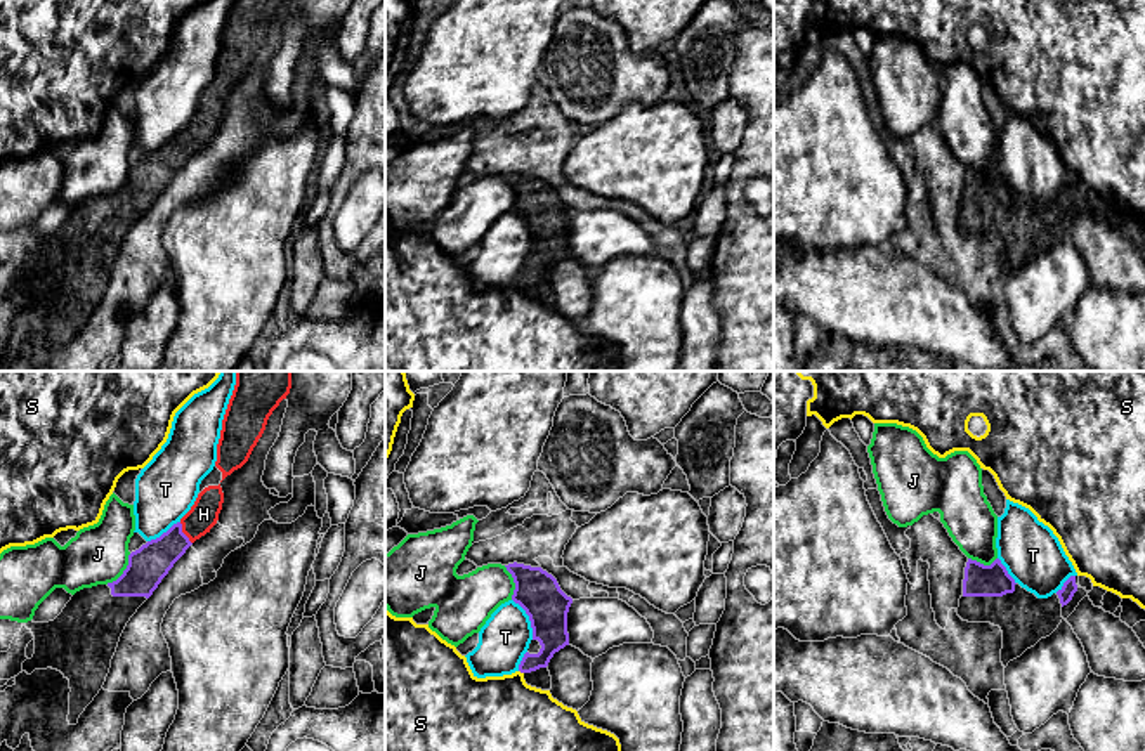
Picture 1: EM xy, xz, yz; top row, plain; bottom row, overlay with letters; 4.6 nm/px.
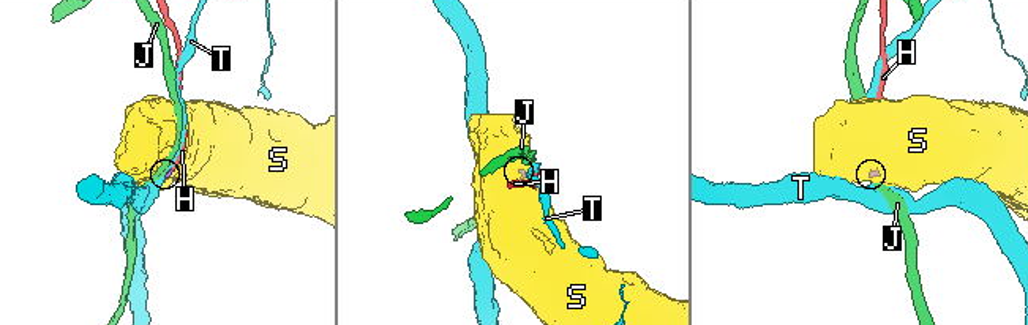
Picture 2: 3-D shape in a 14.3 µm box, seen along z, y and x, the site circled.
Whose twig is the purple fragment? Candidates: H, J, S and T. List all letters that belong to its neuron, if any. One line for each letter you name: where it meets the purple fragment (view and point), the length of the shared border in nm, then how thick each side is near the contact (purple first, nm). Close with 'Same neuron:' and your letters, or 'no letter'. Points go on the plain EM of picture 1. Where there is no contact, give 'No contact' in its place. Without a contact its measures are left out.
H: Touches purple at xy (183, 144). Shared border 120 nm. Thickness 180 nm (purple) against 140 nm
Same neuron: H

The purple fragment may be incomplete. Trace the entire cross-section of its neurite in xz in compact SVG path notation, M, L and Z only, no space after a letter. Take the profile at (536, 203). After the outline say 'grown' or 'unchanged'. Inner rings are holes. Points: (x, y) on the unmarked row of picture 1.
M517 173L505 179L515 194L512 212L526 222L533 239L533 251L519 283L527 297L550 302L552 288L546 278L555 264L569 257L567 224L572 210L541 179Z; grown

